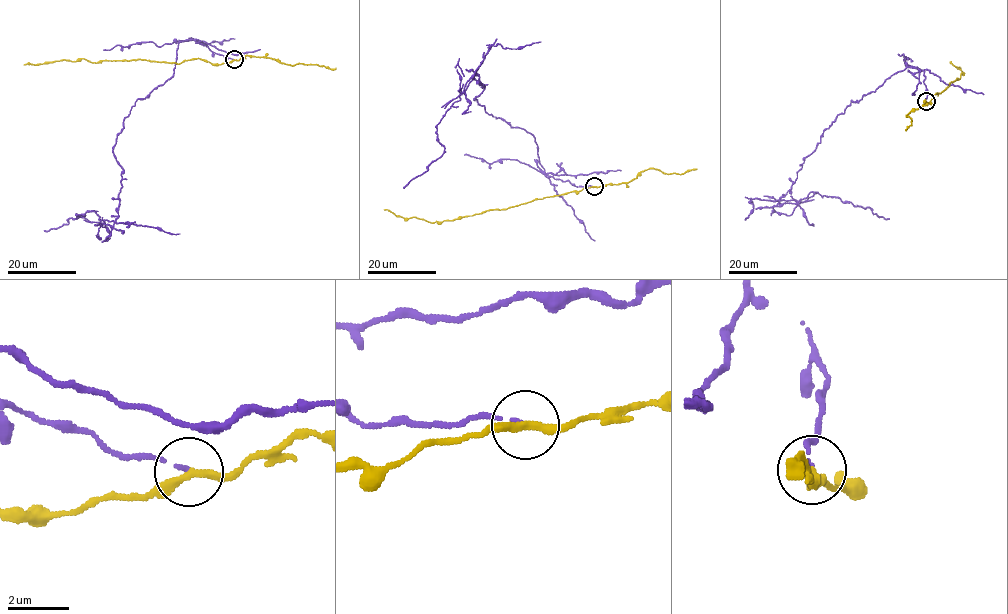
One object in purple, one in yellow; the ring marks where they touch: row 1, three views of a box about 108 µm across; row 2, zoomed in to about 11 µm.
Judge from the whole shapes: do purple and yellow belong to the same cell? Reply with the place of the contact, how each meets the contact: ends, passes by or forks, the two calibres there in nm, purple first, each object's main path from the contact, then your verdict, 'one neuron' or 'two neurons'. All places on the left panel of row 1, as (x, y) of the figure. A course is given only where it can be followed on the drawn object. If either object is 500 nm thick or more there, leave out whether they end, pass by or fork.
place (234, 59); purple ends; yellow passes by; calibres 100 and 280 nm; course purple (233, 59), (178, 43), (174, 75), (138, 99), (117, 135), (116, 220), (89, 210), (44, 231); course yellow (233, 59), (211, 64), (198, 58), (176, 64), (141, 59), (93, 62), (83, 58), (23, 64); two neurons

